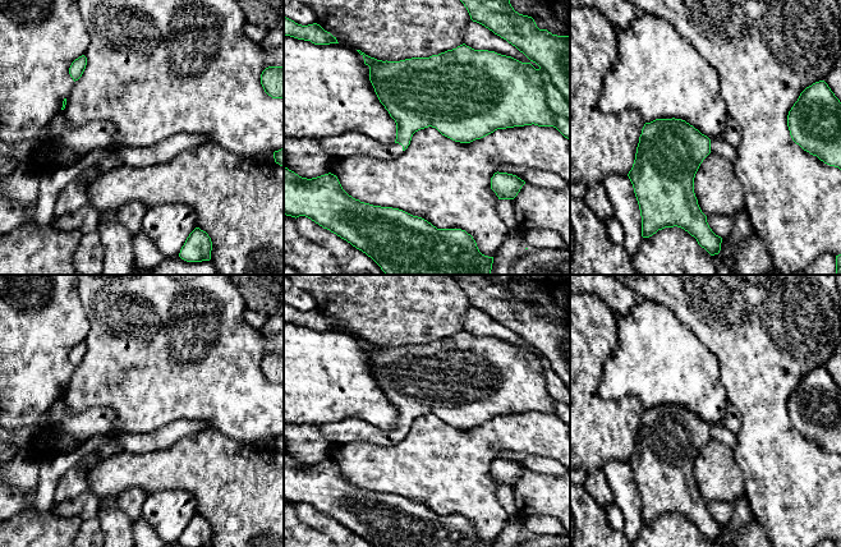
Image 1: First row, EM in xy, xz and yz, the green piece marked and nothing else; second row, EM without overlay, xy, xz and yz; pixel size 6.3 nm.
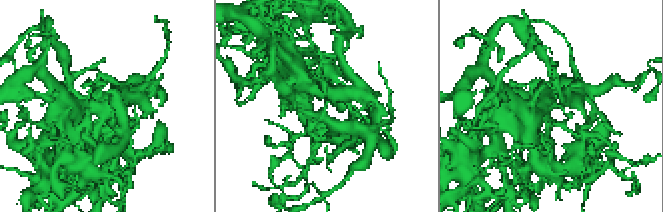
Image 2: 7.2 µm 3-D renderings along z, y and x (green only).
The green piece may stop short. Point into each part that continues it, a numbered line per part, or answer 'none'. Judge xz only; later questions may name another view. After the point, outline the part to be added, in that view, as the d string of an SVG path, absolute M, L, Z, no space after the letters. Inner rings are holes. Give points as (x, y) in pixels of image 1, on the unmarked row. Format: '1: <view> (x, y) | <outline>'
1: xz (350, 430) | M346 418L320 426L322 435L332 445L366 441L378 446L390 446L401 441L399 429L382 431L359 418Z

